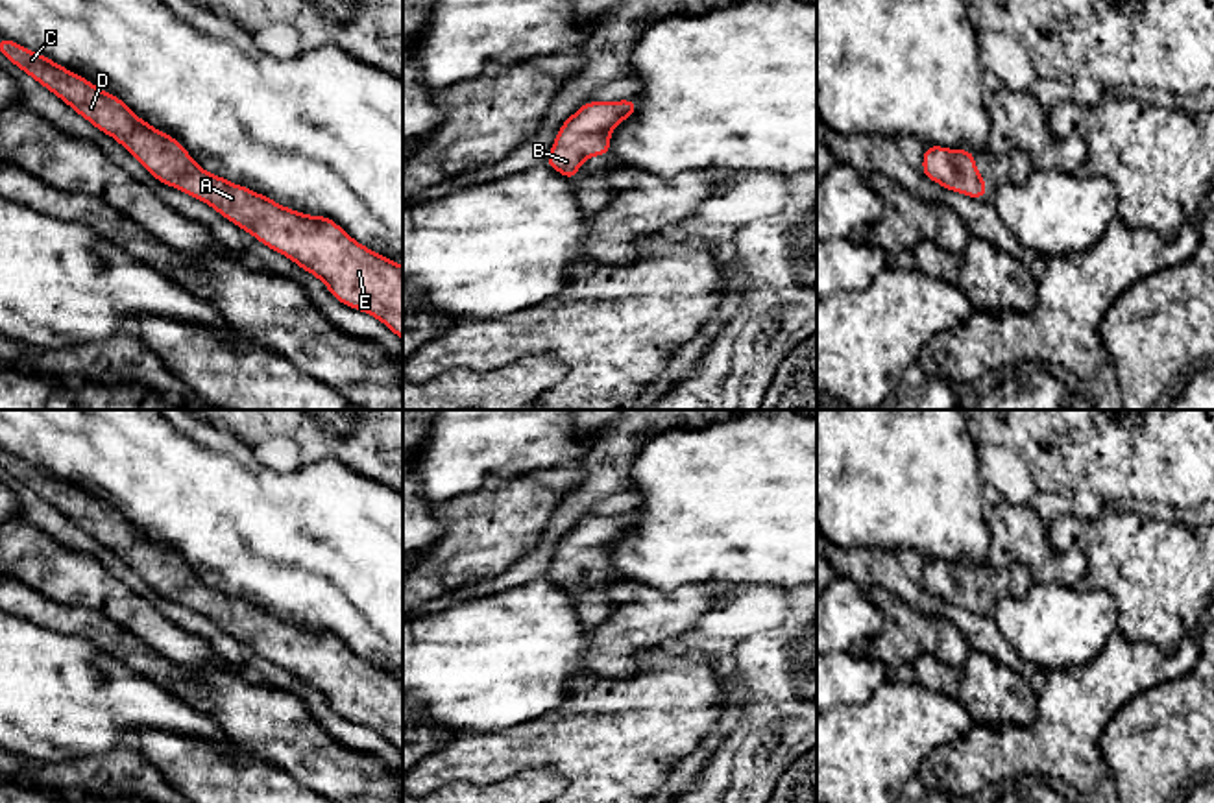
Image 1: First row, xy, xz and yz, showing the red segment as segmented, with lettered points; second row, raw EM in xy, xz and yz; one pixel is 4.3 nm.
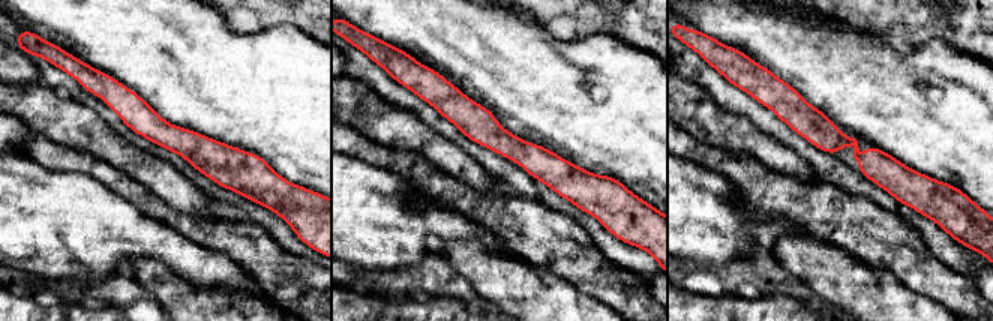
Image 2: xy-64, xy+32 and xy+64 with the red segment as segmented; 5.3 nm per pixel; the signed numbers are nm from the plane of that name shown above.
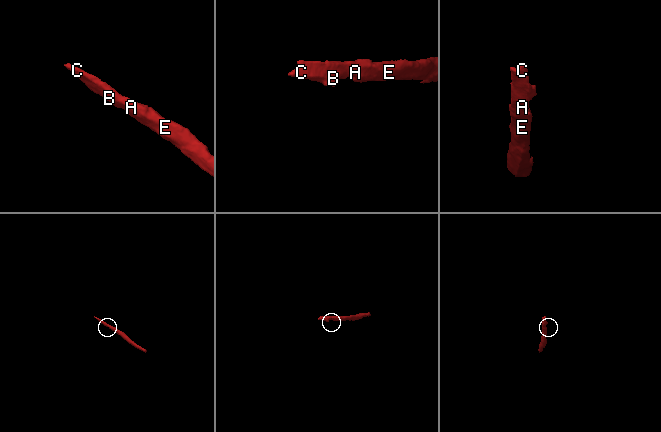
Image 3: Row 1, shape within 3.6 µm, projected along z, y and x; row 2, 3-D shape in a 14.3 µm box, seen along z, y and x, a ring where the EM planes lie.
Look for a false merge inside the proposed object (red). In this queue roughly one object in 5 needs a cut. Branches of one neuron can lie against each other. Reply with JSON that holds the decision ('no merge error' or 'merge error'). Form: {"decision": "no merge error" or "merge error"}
{"decision": "no merge error"}

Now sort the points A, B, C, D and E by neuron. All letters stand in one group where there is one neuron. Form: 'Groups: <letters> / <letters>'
Groups: A B C D E

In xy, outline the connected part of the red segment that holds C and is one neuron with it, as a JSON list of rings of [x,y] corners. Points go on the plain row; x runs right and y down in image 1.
[[[4,449],[0,465],[120,556],[157,594],[211,618],[261,657],[318,690],[336,714],[377,731],[403,753],[403,679],[364,661],[331,631],[301,628],[205,585],[174,550],[140,533],[120,511],[48,471]]]

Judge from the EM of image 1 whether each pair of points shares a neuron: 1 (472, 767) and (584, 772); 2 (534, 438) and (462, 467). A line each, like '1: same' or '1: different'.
1: same
2: same

